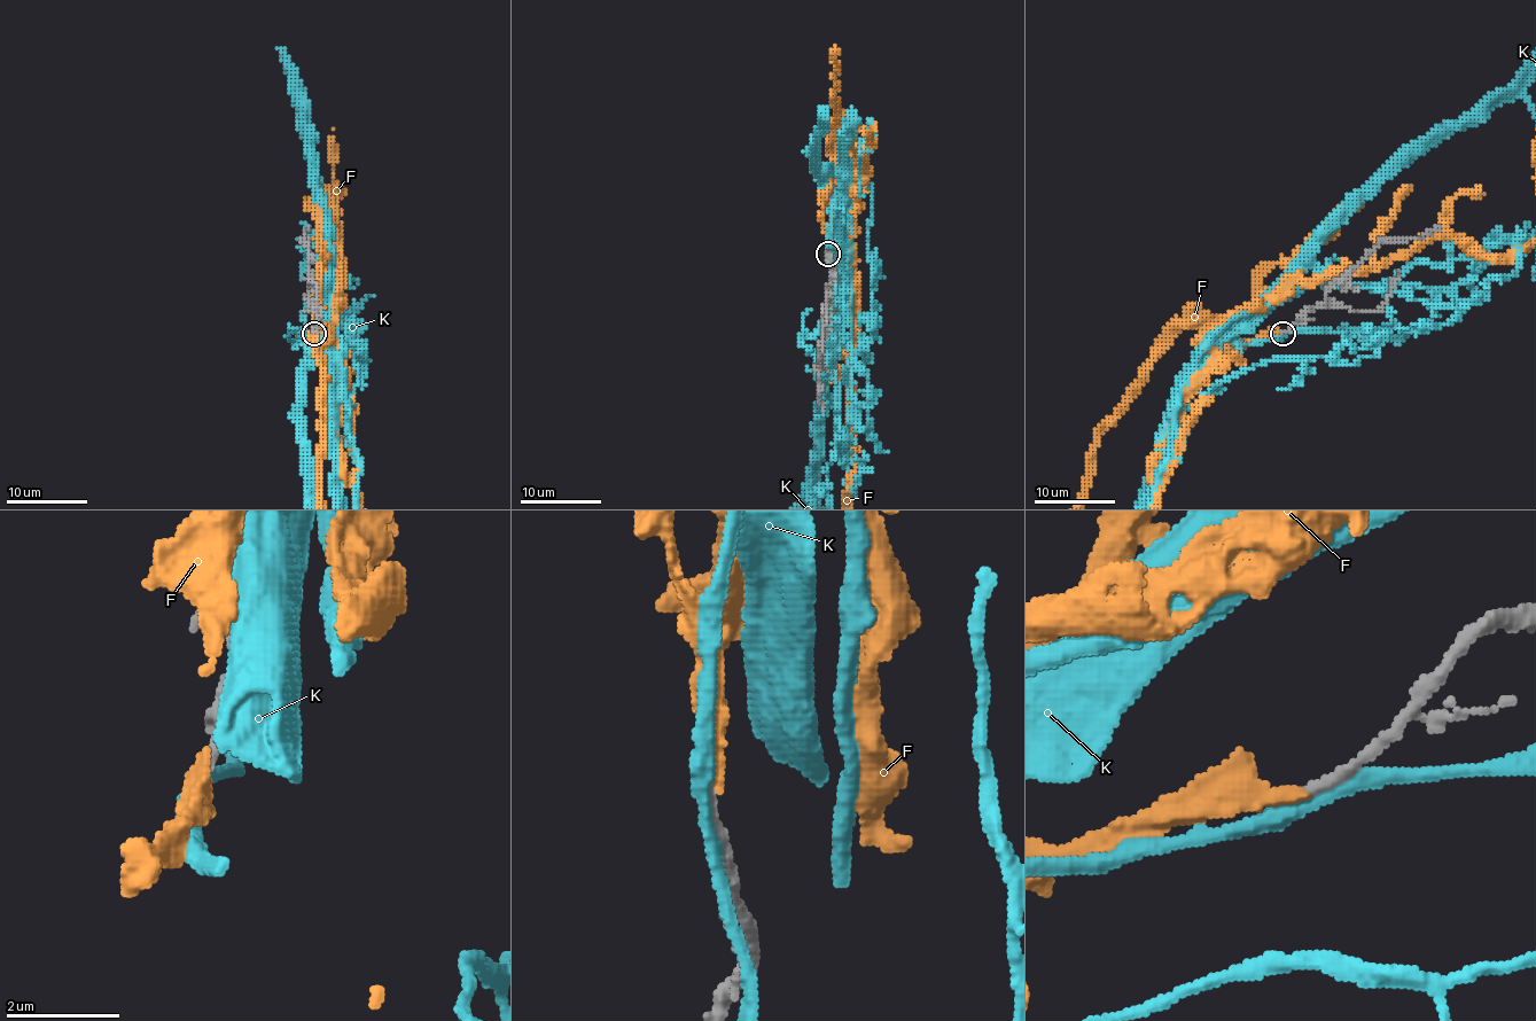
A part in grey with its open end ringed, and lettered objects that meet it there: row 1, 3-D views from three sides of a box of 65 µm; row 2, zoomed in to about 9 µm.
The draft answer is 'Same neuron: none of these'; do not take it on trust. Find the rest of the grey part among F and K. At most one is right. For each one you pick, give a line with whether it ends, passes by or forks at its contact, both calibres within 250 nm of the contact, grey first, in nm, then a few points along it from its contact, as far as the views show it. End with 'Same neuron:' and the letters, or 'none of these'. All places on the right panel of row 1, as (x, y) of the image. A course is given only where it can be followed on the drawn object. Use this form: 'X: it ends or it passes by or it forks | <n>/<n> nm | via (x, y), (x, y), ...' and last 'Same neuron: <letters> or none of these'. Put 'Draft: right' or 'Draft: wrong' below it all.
Same neuron: none of these
Draft: right

